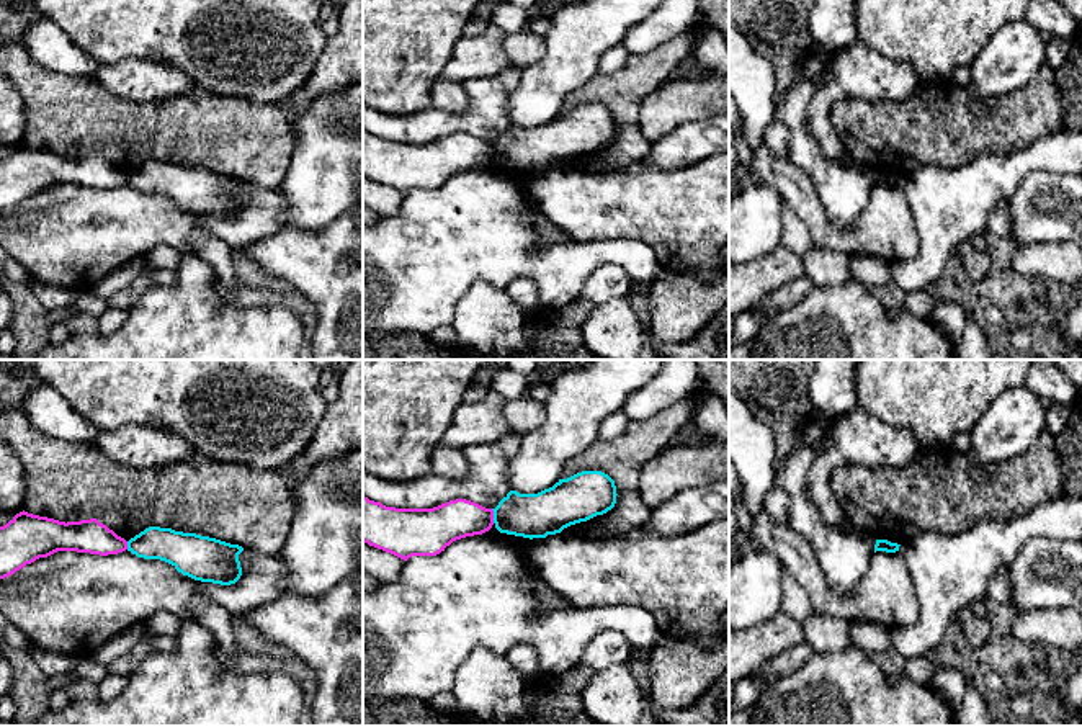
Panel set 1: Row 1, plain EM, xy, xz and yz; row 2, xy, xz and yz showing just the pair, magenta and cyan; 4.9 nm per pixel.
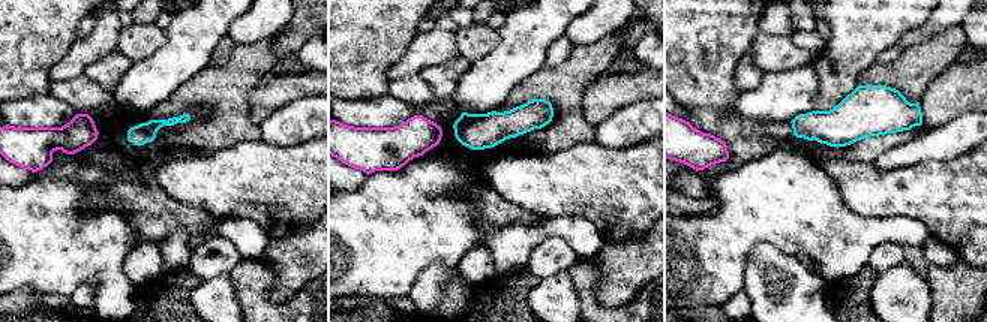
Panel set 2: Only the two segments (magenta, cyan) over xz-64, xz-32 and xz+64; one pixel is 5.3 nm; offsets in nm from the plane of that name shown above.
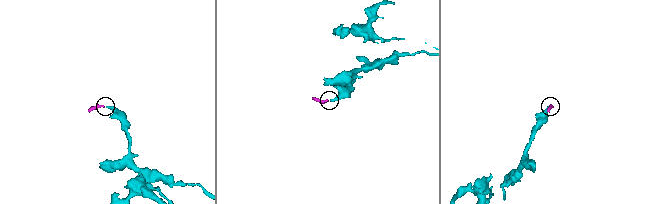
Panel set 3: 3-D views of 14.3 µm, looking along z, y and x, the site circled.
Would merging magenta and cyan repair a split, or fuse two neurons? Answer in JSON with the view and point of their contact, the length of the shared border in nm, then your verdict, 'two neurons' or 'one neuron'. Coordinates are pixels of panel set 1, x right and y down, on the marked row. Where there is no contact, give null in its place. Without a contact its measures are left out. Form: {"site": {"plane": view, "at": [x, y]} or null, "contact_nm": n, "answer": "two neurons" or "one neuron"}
{"site": {"plane": "xz", "at": [492, 515]}, "contact_nm": 70, "answer": "one neuron"}

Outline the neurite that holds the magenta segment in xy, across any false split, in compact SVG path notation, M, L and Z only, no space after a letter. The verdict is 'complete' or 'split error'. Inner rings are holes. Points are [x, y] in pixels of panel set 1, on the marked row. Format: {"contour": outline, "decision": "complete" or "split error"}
{"contour": "M23 510L0 527L0 579L57 551L108 556L126 549L137 558L165 561L201 582L230 585L242 576L239 544L160 527L126 541L96 518L65 523Z", "decision": "split error"}

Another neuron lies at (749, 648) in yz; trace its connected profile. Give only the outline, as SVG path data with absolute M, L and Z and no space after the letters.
M783 613L745 630L729 630L729 680L735 683L749 677L763 662L793 648L798 639L796 621Z

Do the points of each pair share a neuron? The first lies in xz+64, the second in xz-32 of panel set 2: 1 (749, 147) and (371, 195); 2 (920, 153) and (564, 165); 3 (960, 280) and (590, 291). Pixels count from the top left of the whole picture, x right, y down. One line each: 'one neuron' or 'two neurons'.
1: two neurons
2: two neurons
3: two neurons

